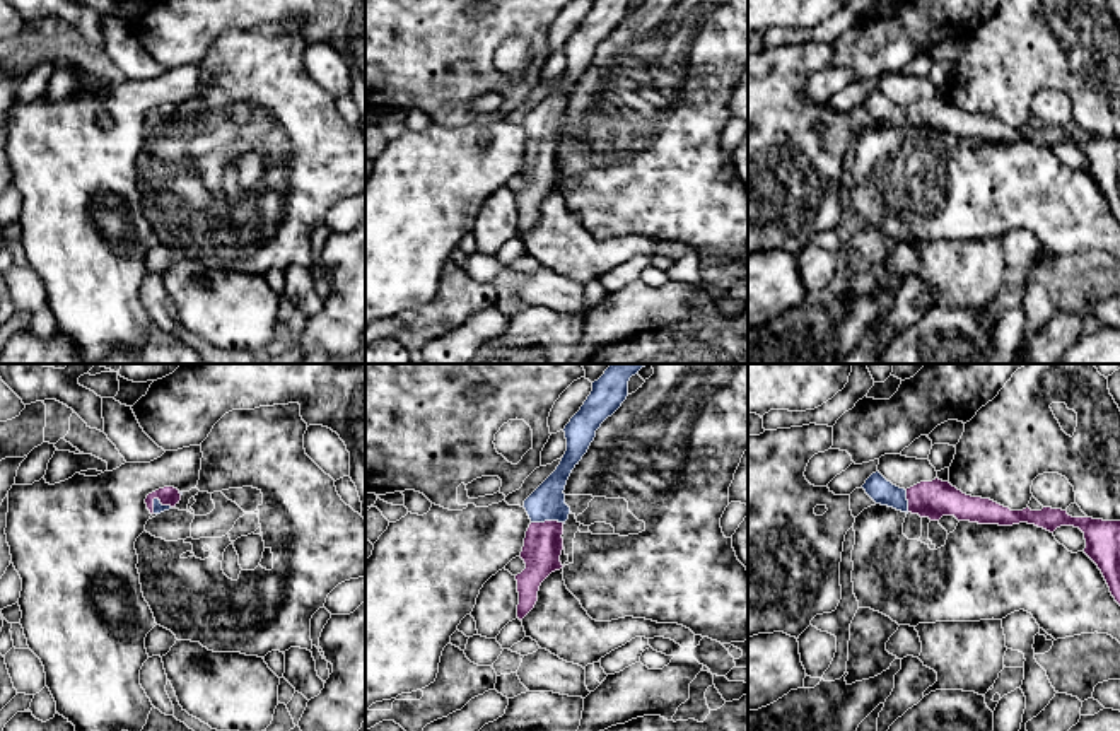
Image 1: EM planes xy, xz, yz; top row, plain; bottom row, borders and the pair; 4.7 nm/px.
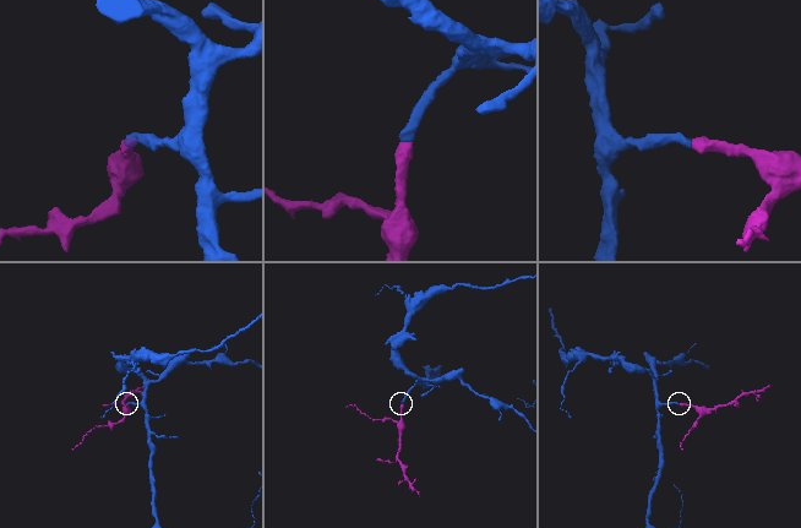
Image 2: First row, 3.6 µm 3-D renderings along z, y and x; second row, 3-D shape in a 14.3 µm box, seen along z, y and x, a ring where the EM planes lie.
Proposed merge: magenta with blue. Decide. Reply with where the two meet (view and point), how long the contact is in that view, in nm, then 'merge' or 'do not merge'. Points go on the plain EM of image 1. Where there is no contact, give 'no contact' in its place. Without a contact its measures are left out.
xz (548, 139) | 160 nm | merge

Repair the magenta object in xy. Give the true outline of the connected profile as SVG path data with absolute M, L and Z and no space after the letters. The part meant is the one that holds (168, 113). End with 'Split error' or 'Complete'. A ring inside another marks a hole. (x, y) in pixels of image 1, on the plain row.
M164 104L147 113L145 121L150 132L160 132L176 125L181 118L183 109L174 104Z. Split error

